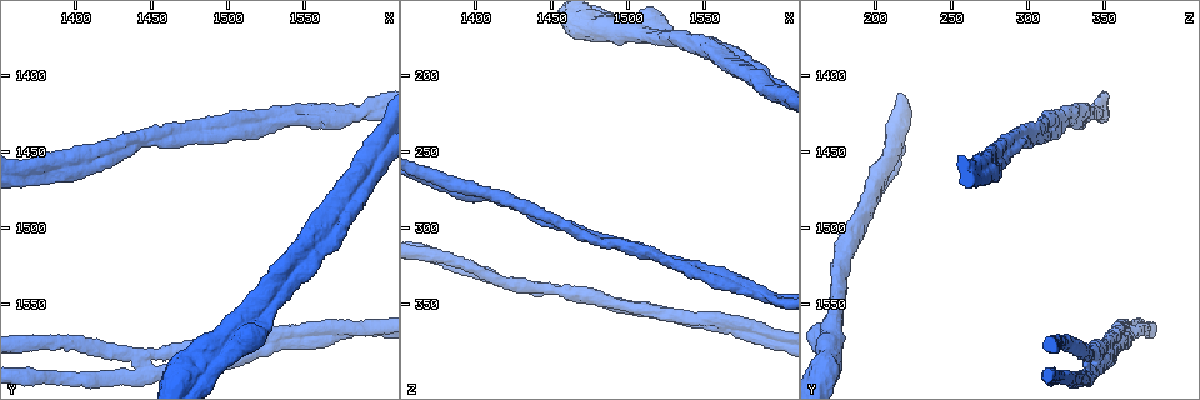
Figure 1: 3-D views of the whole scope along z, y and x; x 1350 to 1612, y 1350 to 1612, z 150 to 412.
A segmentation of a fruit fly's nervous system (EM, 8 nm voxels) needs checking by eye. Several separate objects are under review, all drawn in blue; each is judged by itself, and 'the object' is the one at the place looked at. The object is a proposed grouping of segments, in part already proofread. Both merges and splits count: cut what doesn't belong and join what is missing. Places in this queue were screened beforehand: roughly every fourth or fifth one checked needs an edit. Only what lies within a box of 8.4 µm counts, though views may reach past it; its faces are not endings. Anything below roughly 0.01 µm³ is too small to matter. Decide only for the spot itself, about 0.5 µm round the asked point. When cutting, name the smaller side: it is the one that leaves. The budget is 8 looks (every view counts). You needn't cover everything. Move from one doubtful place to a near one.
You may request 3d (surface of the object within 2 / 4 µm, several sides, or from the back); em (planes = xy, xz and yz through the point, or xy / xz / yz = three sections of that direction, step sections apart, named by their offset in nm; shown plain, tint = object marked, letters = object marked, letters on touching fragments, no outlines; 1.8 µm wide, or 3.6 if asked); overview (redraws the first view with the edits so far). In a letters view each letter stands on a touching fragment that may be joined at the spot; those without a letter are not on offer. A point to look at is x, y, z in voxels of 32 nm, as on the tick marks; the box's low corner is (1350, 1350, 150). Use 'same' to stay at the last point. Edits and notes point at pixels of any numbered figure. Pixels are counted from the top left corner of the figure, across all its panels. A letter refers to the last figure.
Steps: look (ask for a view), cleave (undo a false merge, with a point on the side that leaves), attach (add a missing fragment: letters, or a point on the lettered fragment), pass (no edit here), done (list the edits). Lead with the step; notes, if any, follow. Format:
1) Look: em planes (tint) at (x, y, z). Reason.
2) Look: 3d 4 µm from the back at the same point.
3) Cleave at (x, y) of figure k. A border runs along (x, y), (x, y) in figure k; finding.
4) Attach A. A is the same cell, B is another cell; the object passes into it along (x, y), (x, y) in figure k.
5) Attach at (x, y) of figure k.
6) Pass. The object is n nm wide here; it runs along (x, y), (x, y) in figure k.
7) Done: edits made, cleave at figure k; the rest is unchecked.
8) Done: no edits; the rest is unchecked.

Look: em planes (tint) at (1558, 1524, 176). Stops while still wide.

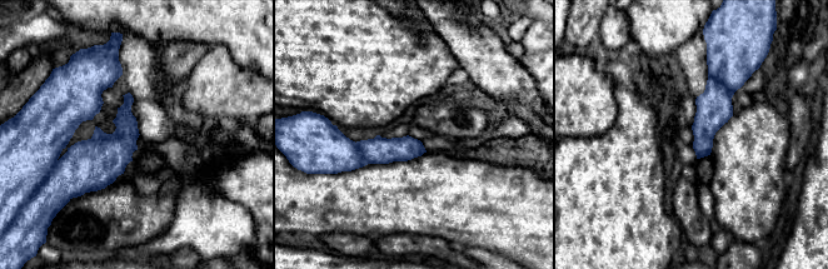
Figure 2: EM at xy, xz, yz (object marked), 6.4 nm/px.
Look: em planes (letters) at the same point. What lies round it.

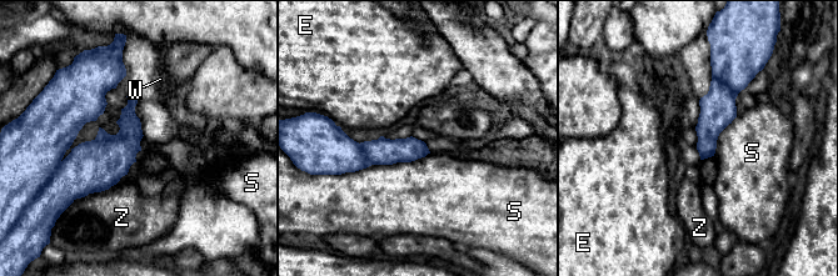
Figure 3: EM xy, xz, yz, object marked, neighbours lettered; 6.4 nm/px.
Pass. E, S, W and Z are other cells; none of them fits.

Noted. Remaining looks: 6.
Look: 3d 4 µm at (1504, 1566, 170).

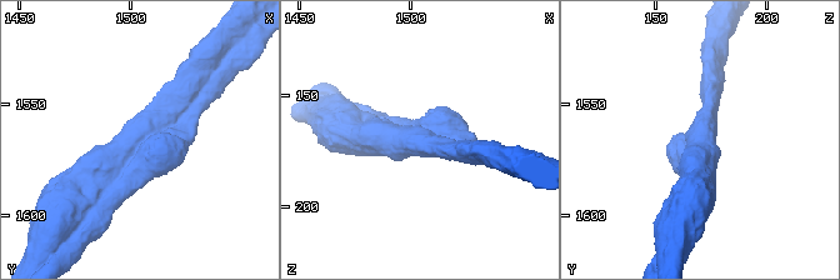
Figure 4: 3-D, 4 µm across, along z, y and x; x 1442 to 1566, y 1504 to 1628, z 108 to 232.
Look: em planes (letters) at (1504, 1565, 170). Now the EM.

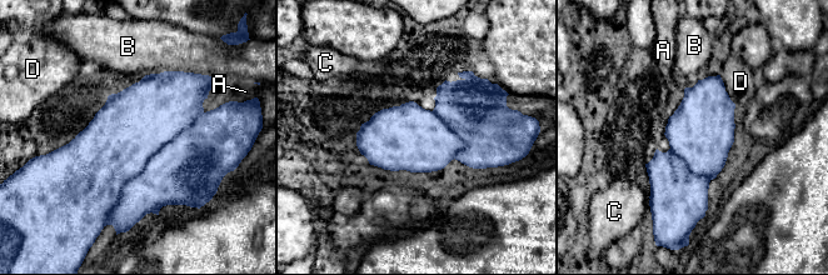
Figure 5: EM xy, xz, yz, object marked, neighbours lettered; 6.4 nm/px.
Pass. The object is 420 nm wide here; the longest contact is with B, 340 nm; A, B, C and D are other cells; all the same neuron.

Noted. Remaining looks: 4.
Look: em yz step 8 (tint) at (1474, 1580, 346). Two arms in line, one across.

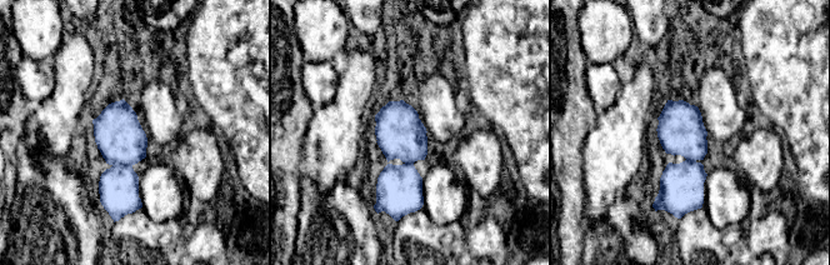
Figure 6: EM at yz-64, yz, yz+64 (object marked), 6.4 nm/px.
Look: em yz step 8 (letters) at the same point. See the neighbours.

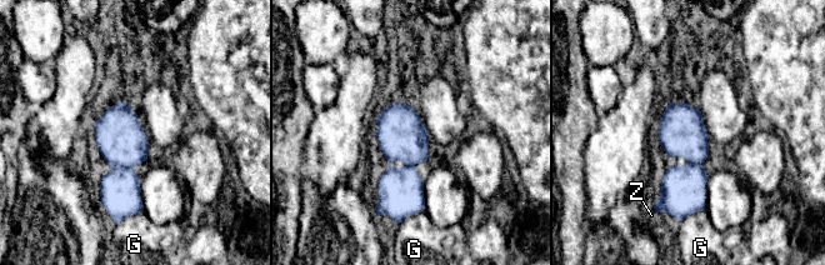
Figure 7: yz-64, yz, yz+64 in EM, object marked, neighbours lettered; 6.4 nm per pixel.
Pass. G and Z are other cells; a border runs along (143, 201), (140, 211), (120, 221) in figure 7; continuous, no second neuron.

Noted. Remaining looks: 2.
Done: no edits; the rest is unchecked.

